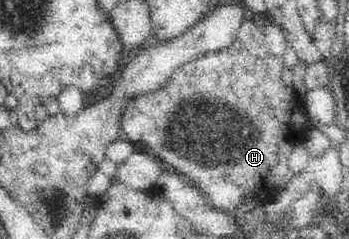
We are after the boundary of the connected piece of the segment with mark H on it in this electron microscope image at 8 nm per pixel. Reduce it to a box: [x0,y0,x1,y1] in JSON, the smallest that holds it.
[121,17,307,214]

